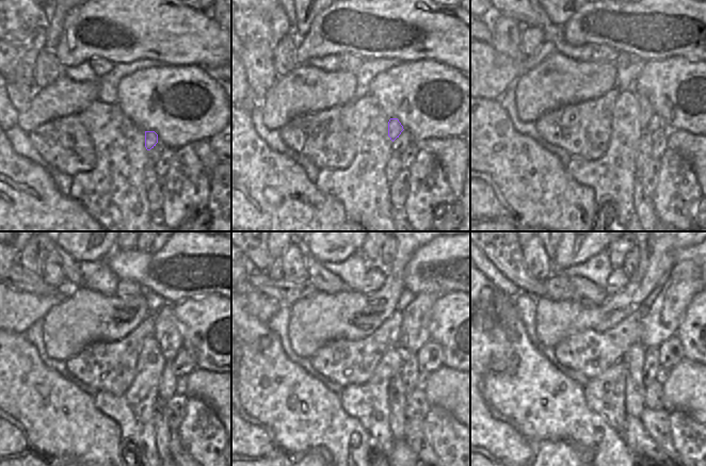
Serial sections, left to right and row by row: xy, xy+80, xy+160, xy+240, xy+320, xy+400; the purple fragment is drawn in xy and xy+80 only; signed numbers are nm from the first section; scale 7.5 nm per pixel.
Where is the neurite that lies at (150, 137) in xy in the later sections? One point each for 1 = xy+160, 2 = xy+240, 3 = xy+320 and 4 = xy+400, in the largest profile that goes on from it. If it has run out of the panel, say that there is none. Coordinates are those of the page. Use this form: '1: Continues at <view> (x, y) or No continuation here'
1: Continues at xy+160 (644, 106)
2: Continues at xy+240 (166, 334)
3: Continues at xy+320 (417, 324)
4: Continues at xy+400 (684, 282)

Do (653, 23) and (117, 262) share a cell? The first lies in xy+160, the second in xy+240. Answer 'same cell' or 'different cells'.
same cell

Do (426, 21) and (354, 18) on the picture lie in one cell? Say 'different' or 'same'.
same

